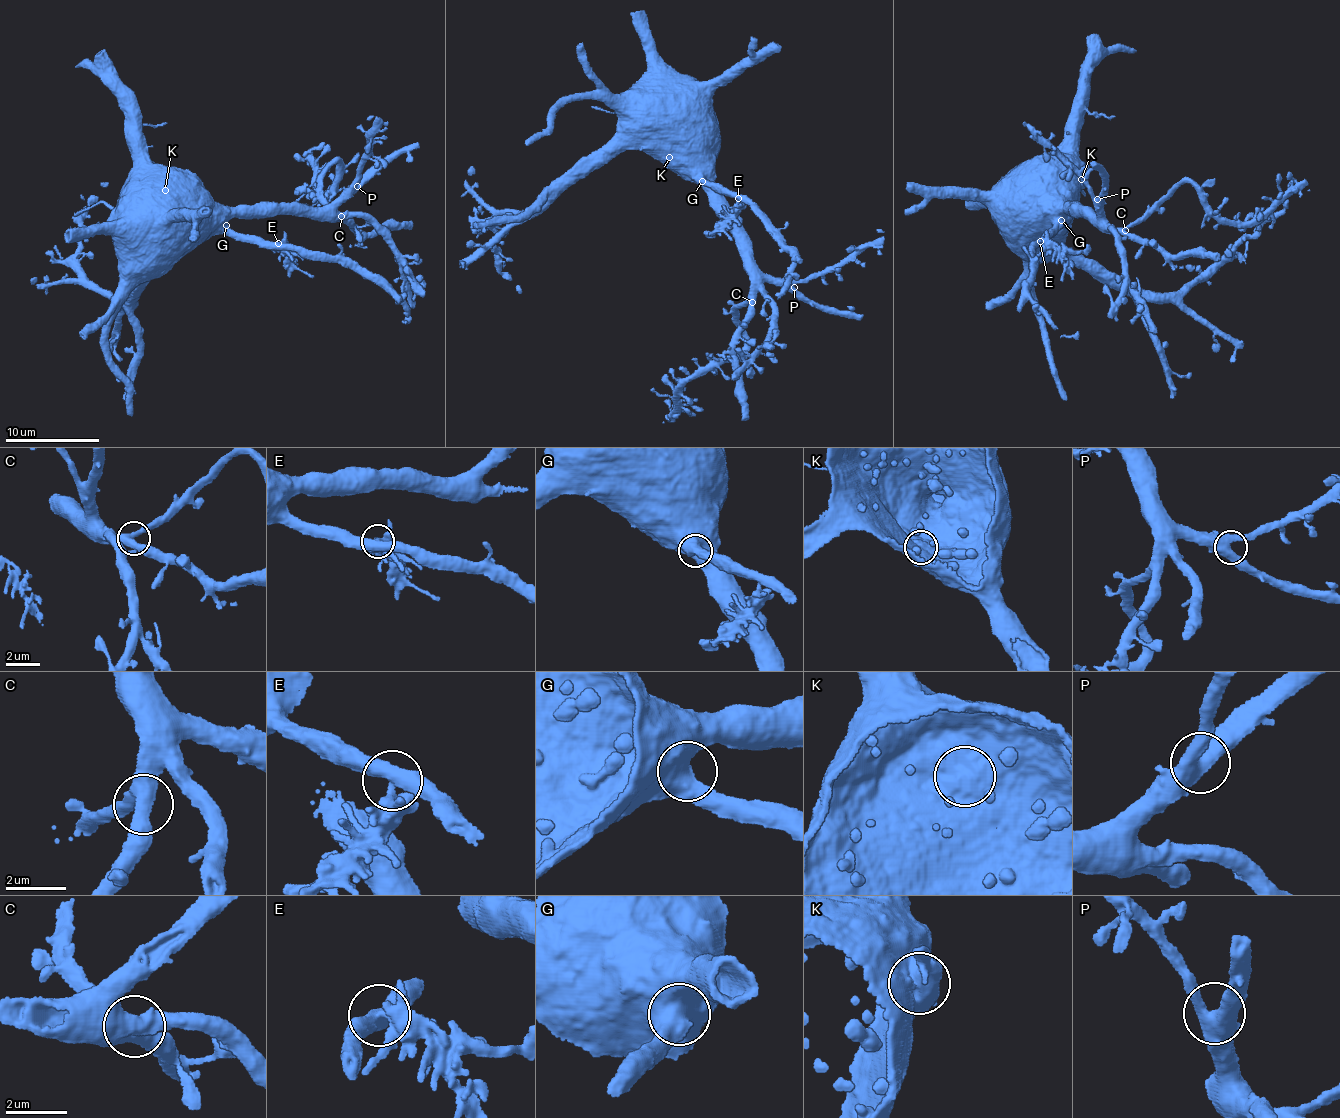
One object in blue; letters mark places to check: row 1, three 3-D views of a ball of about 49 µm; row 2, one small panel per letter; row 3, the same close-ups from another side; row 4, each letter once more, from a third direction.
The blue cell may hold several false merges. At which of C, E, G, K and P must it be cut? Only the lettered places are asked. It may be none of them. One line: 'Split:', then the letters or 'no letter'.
Split: E, K

